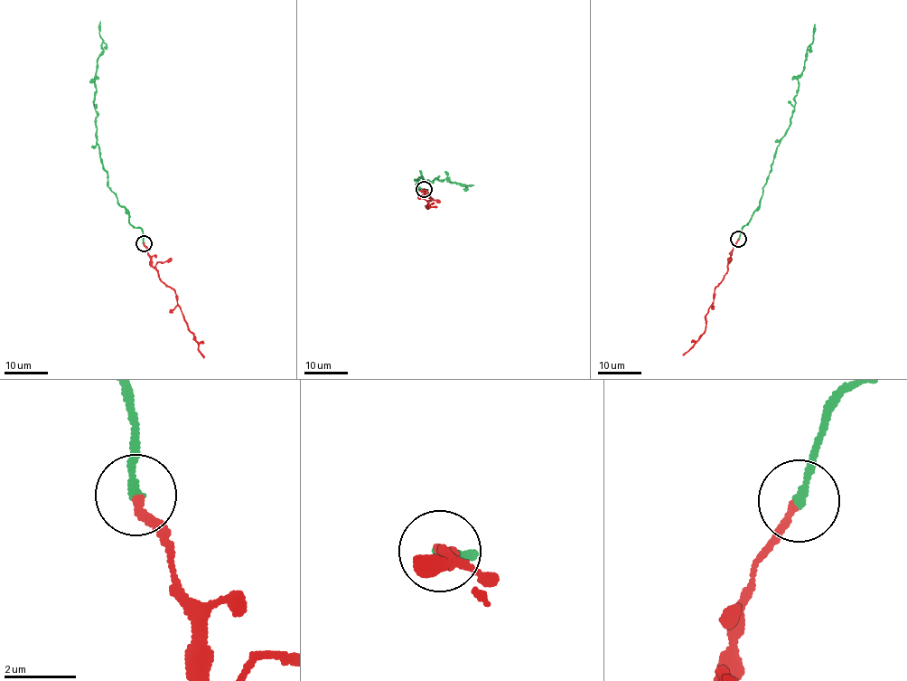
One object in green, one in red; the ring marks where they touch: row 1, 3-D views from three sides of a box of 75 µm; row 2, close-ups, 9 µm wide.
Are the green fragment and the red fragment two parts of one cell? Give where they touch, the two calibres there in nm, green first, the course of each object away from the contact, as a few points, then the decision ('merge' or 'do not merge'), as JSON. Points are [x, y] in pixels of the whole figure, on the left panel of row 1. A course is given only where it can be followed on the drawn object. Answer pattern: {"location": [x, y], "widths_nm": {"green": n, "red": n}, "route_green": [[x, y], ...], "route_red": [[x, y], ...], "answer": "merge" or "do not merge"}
{"location": [144, 243], "widths_nm": {"green": 240, "red": 220}, "route_green": [[143, 242], [141, 229], [133, 227], [108, 186], [97, 137], [93, 99], [97, 59], [102, 48], [99, 21]], "route_red": [[143, 242], [157, 274], [174, 290], [187, 328], [204, 356]], "answer": "merge"}

